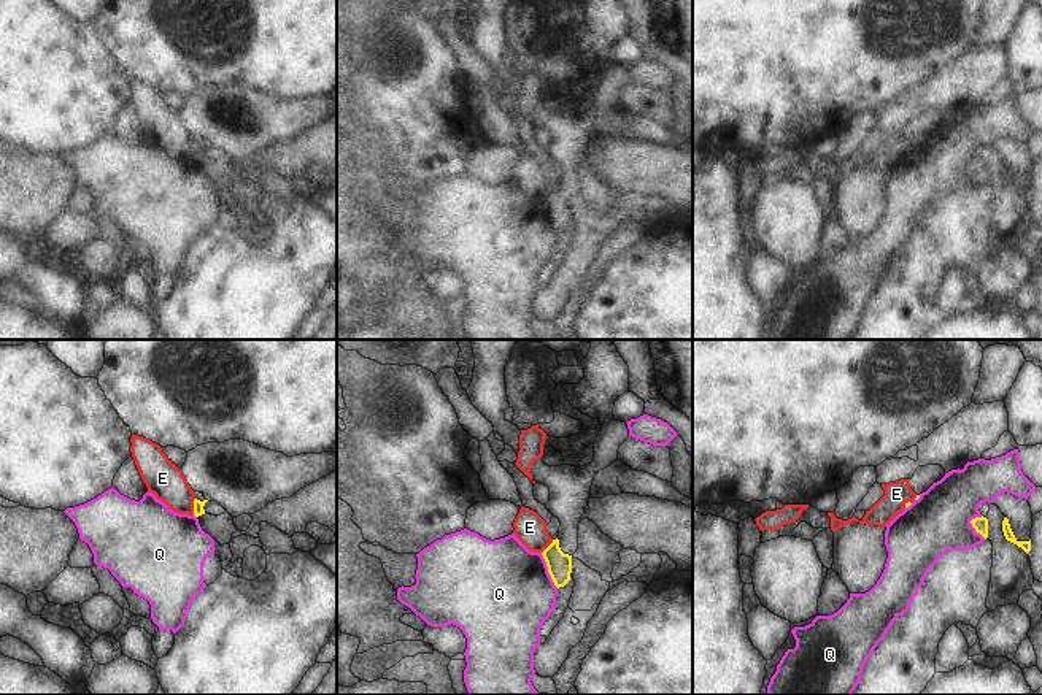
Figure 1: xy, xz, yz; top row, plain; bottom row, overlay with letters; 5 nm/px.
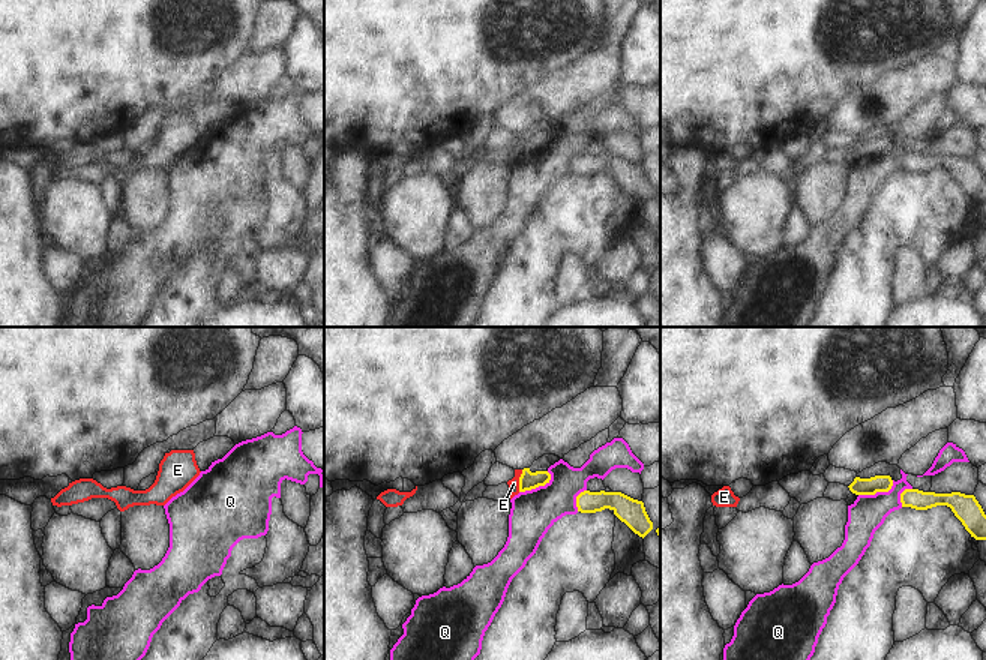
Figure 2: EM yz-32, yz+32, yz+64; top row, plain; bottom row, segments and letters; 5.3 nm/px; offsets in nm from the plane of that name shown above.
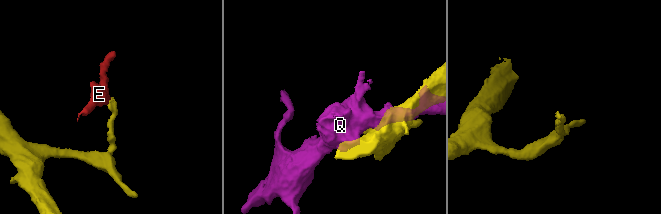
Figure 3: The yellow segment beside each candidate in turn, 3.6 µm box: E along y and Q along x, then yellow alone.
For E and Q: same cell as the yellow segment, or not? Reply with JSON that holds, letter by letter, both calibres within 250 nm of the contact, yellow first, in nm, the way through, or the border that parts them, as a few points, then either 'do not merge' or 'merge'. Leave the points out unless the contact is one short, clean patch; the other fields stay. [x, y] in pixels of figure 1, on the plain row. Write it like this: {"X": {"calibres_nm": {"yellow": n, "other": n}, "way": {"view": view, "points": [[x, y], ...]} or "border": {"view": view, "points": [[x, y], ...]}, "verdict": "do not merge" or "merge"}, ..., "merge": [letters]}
{"E": {"calibres_nm": {"yellow": 50, "other": 190}, "border": {"view": "xy", "points": [[196, 143], [192, 159]]}, "verdict": "do not merge"}, "Q": {"calibres_nm": {"yellow": 130, "other": 480}, "border": {"view": "xz", "points": [[540, 197], [547, 216], [558, 232]]}, "verdict": "do not merge"}, "merge": []}

